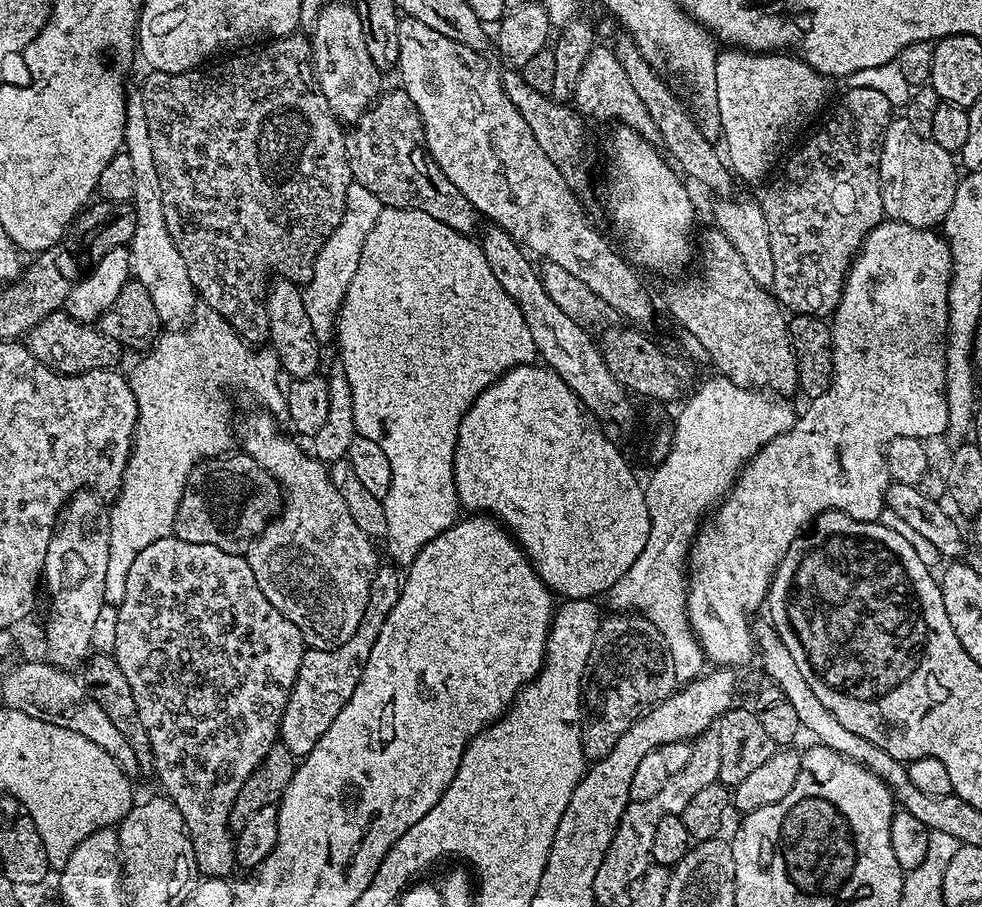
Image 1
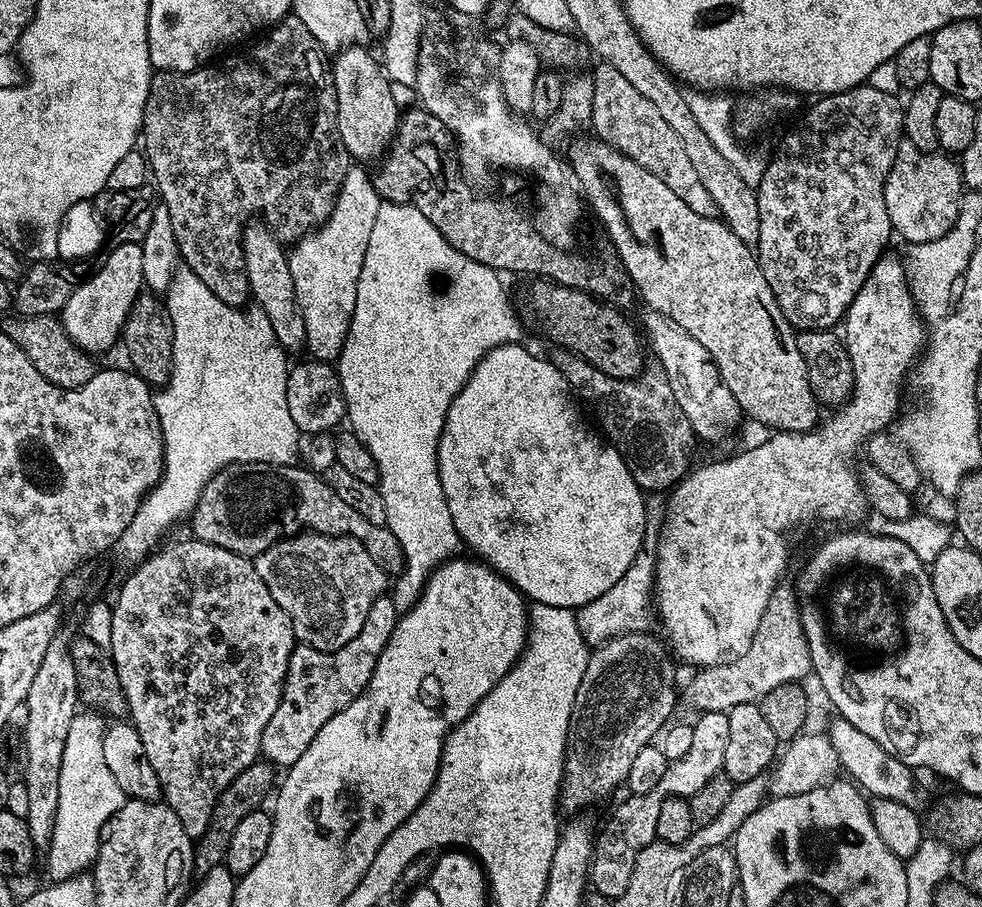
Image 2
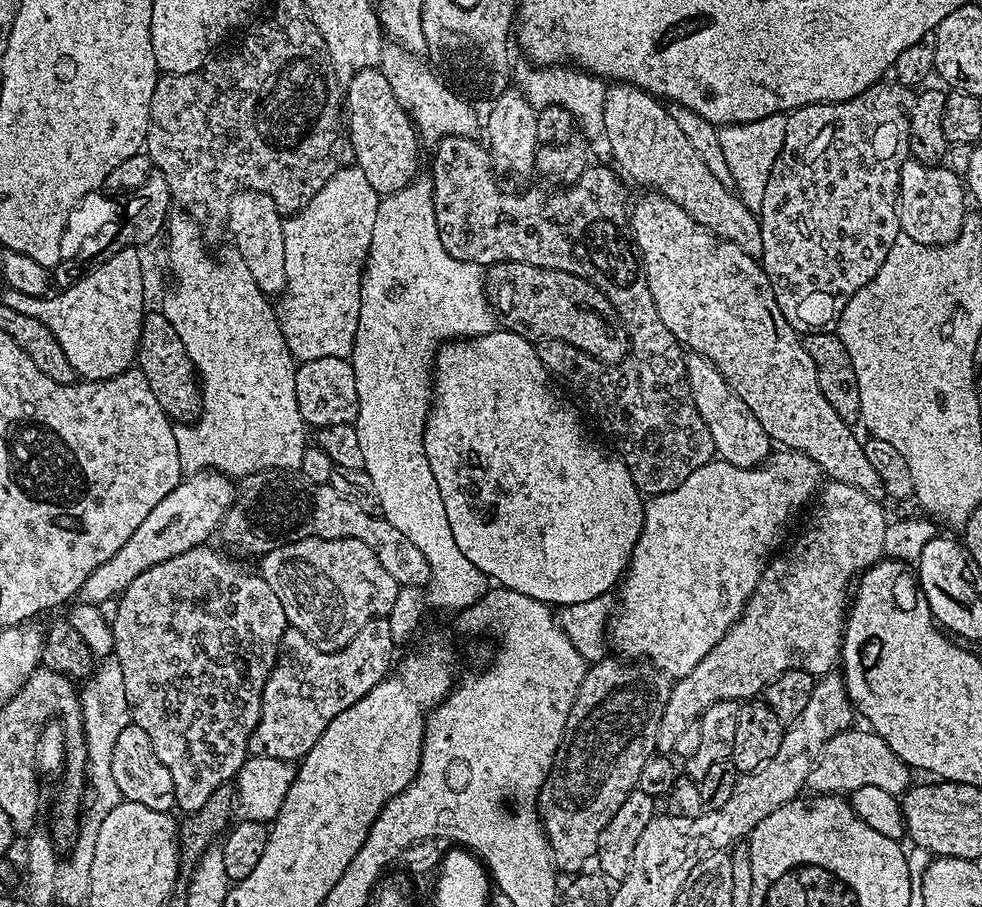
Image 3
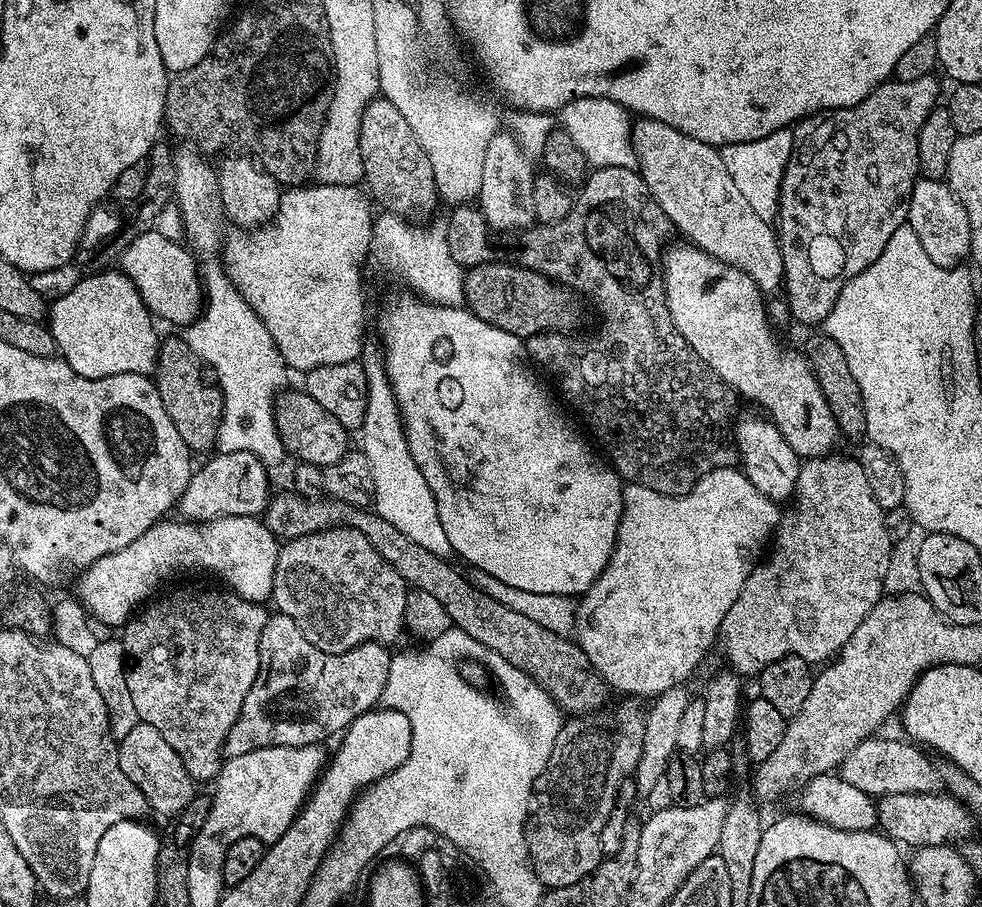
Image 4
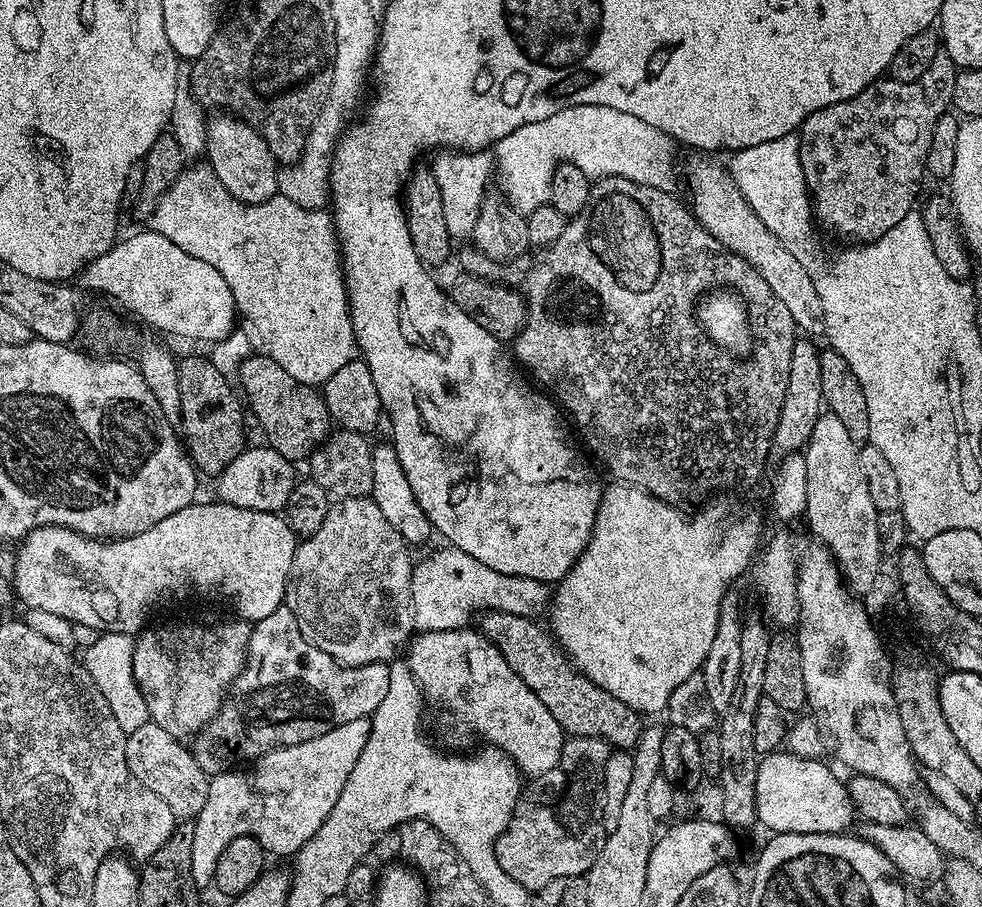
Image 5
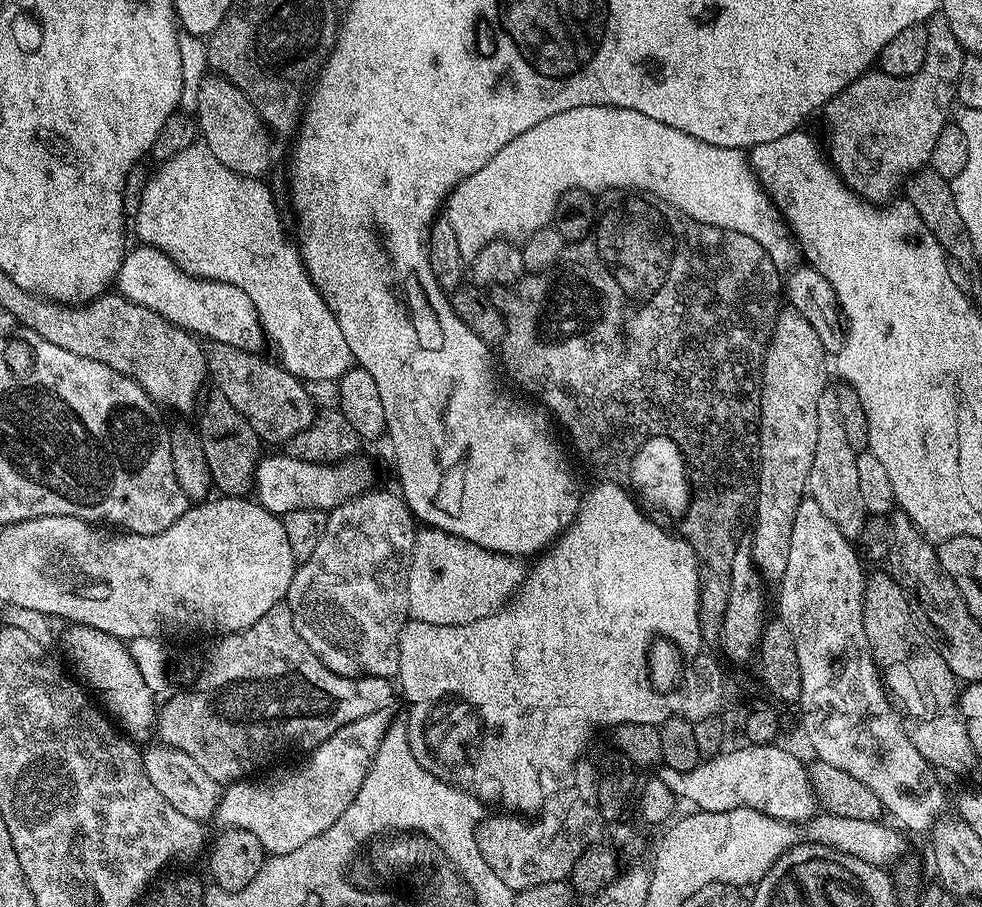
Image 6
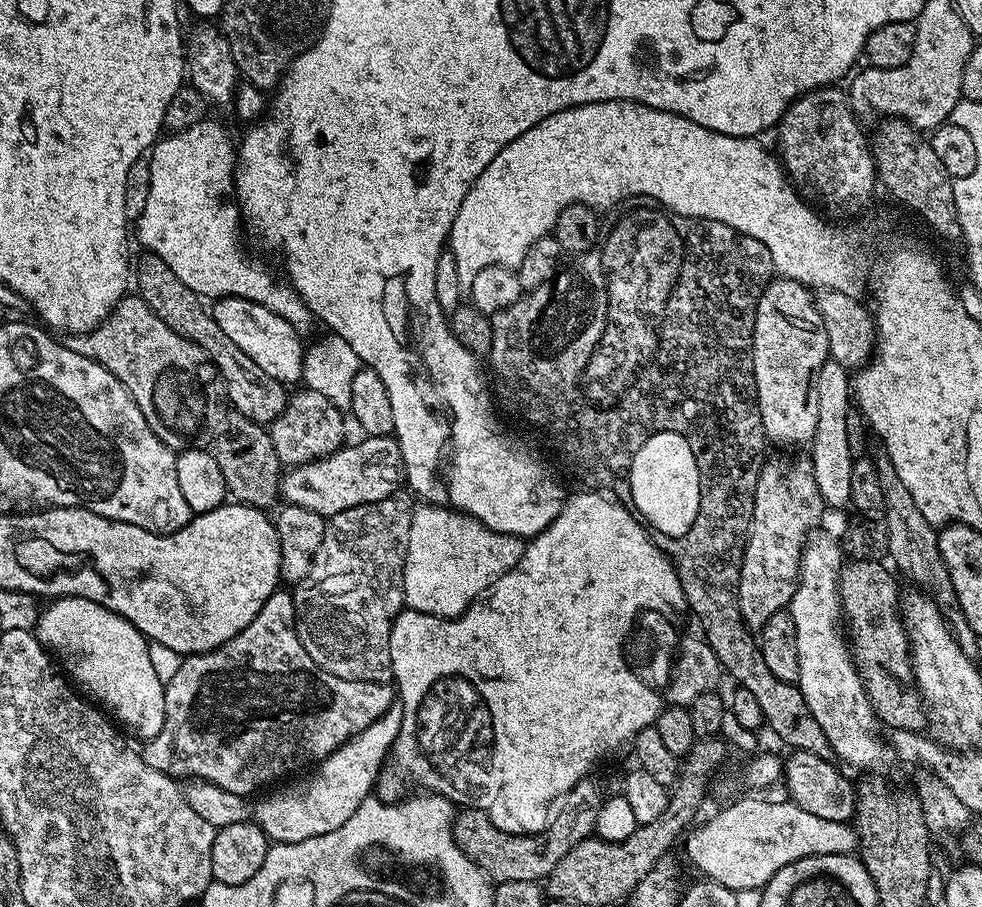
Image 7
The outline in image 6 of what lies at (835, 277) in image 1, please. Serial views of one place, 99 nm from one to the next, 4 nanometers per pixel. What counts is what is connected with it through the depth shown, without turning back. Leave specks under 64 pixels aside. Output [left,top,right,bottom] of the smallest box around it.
[822,14,965,202]

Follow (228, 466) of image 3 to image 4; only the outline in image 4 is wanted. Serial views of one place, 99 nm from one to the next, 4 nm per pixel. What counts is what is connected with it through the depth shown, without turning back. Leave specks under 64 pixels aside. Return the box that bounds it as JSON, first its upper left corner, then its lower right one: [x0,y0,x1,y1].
[174,143,290,466]

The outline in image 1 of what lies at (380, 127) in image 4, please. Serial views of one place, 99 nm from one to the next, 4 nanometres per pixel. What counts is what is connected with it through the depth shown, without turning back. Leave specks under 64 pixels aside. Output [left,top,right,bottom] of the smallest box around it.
[310,2,382,126]

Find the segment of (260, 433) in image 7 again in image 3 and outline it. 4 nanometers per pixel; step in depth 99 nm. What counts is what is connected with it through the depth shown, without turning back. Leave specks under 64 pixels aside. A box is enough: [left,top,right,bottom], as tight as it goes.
[135,311,202,422]

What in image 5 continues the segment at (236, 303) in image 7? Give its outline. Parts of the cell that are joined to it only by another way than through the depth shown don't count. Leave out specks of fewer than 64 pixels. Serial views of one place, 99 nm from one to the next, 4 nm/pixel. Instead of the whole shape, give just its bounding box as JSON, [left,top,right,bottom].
[74,230,238,342]

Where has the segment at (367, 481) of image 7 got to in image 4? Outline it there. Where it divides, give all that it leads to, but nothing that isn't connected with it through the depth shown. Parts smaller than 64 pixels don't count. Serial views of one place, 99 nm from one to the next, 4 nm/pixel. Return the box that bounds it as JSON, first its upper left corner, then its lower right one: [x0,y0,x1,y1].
[178,452,270,522]

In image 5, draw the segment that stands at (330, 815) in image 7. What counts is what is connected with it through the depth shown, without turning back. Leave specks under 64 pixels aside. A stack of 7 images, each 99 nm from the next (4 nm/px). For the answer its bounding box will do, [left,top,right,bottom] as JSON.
[190,718,372,890]

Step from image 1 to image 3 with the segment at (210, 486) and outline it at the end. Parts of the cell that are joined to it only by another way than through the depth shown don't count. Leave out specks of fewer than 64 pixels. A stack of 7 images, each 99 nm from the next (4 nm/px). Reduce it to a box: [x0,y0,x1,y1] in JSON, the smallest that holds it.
[218,470,431,588]

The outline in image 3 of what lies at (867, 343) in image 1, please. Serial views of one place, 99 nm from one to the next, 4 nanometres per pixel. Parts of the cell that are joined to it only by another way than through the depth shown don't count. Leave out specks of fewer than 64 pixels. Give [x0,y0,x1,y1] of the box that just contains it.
[606,450,822,681]

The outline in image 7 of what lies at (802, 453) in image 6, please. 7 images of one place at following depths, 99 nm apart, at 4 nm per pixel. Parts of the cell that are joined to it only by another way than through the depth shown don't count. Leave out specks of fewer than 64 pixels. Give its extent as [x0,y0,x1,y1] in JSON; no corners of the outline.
[752,278,830,448]

